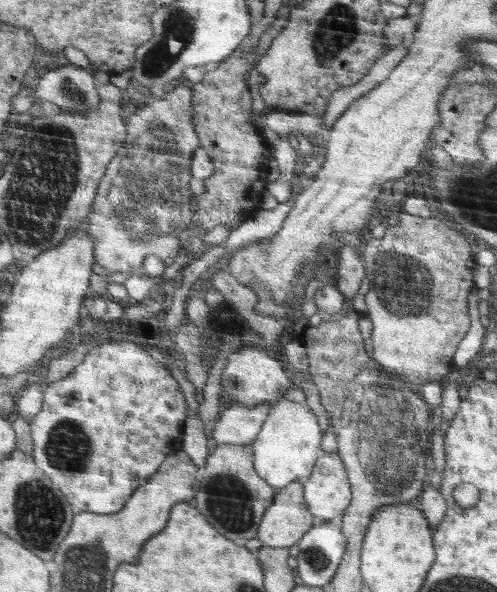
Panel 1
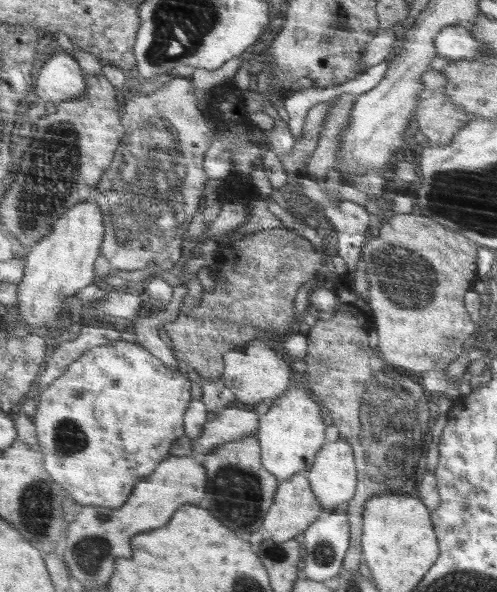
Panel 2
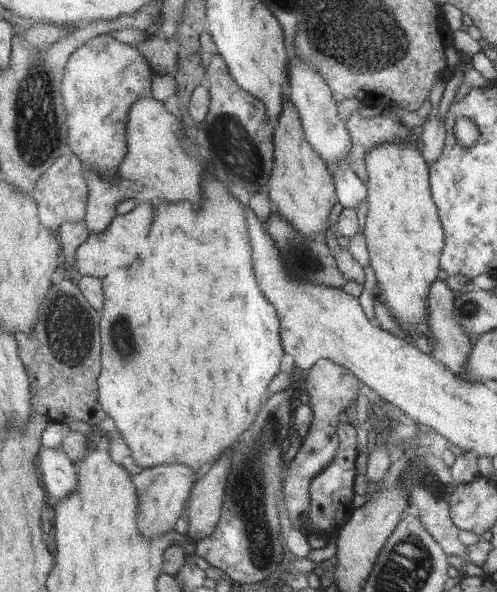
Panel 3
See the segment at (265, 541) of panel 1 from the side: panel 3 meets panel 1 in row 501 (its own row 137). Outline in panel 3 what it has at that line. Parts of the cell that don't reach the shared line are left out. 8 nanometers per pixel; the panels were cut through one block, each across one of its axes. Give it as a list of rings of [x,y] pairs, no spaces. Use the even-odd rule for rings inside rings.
[[[291,100],[274,122],[274,167],[267,182],[272,207],[304,238],[316,238],[328,227],[328,214],[336,204],[334,181],[324,160],[310,144],[299,118],[299,110]]]

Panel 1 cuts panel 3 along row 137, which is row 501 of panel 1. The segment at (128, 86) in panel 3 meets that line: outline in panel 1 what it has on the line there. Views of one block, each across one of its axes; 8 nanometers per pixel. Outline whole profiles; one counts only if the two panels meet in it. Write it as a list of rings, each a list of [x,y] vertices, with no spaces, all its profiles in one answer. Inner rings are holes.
[[[110,341],[90,349],[84,360],[66,378],[47,385],[42,396],[41,411],[31,422],[34,442],[32,456],[72,506],[96,514],[122,511],[127,500],[138,488],[148,483],[167,456],[181,450],[183,430],[178,428],[184,428],[186,402],[178,382],[168,371],[134,342]]]

